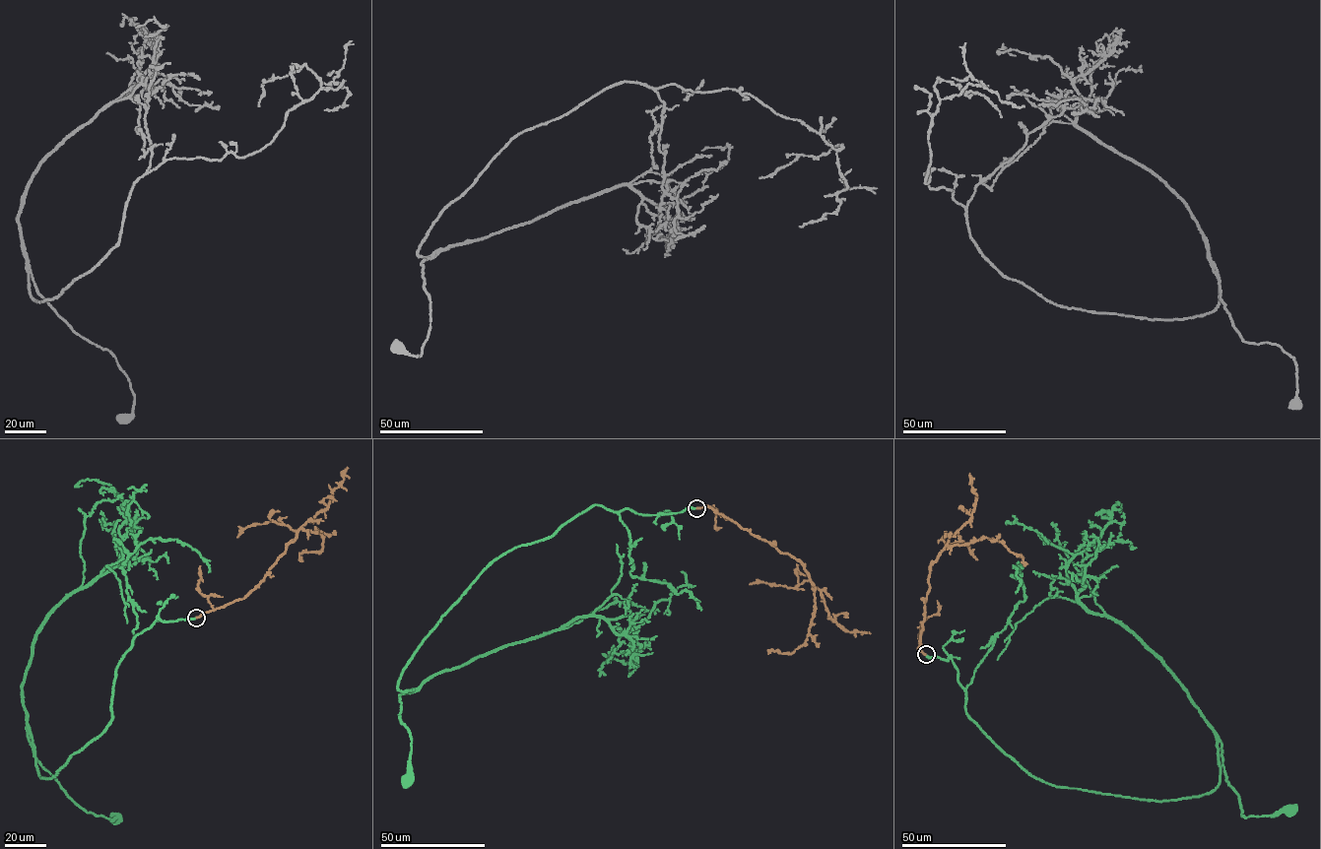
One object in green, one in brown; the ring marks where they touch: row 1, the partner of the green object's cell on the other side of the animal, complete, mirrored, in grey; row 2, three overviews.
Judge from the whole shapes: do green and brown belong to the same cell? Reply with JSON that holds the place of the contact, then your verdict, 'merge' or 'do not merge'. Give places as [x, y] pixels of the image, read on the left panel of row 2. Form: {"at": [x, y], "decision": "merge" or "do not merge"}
{"at": [196, 618], "decision": "merge"}

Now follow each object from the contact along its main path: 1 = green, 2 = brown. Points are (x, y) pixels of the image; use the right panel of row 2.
1: (926, 654), (951, 658), (967, 716), (1047, 783), (1198, 797), (1220, 781), (1217, 735), (1242, 816), (1288, 812)
2: (926, 654), (918, 649), (930, 568), (945, 546), (966, 545), (986, 538), (998, 540), (1022, 555), (1025, 565)

